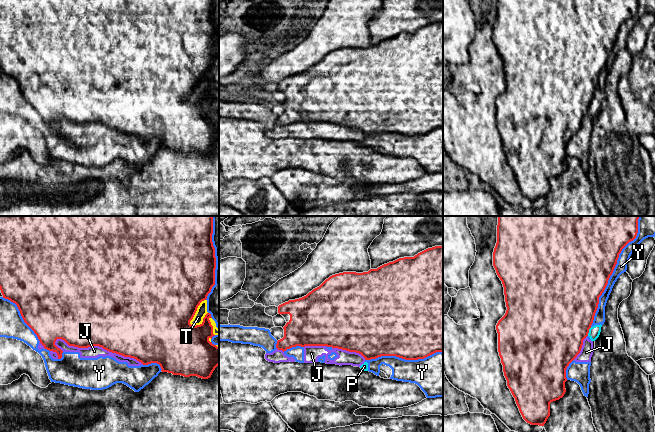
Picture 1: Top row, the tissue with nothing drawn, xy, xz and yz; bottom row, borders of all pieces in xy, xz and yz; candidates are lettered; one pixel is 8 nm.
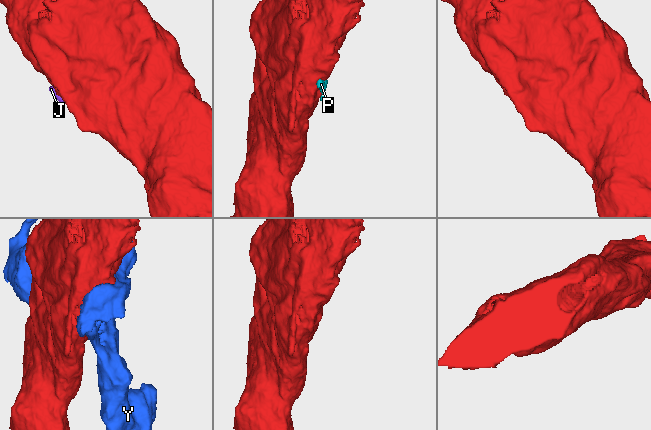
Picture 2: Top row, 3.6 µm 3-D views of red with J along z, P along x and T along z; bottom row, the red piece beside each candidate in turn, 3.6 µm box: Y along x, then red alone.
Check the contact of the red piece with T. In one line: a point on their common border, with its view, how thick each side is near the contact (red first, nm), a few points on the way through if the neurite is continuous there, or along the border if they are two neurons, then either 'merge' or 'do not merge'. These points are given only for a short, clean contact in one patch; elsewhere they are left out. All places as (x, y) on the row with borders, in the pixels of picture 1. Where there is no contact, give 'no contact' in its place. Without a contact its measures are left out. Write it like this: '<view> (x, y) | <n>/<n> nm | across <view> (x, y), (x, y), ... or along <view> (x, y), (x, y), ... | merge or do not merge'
xy (195, 312) | 500/80 nm | do not merge

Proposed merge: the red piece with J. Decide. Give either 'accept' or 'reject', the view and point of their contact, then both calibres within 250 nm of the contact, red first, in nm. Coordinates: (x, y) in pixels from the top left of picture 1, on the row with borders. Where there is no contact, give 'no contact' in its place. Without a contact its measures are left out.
reject; meets red in xy at (99, 346); 500 nm thick on the red side, 100 nm on the other

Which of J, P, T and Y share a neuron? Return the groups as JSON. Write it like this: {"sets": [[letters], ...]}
{"sets": [["J", "P", "T", "Y"]]}

